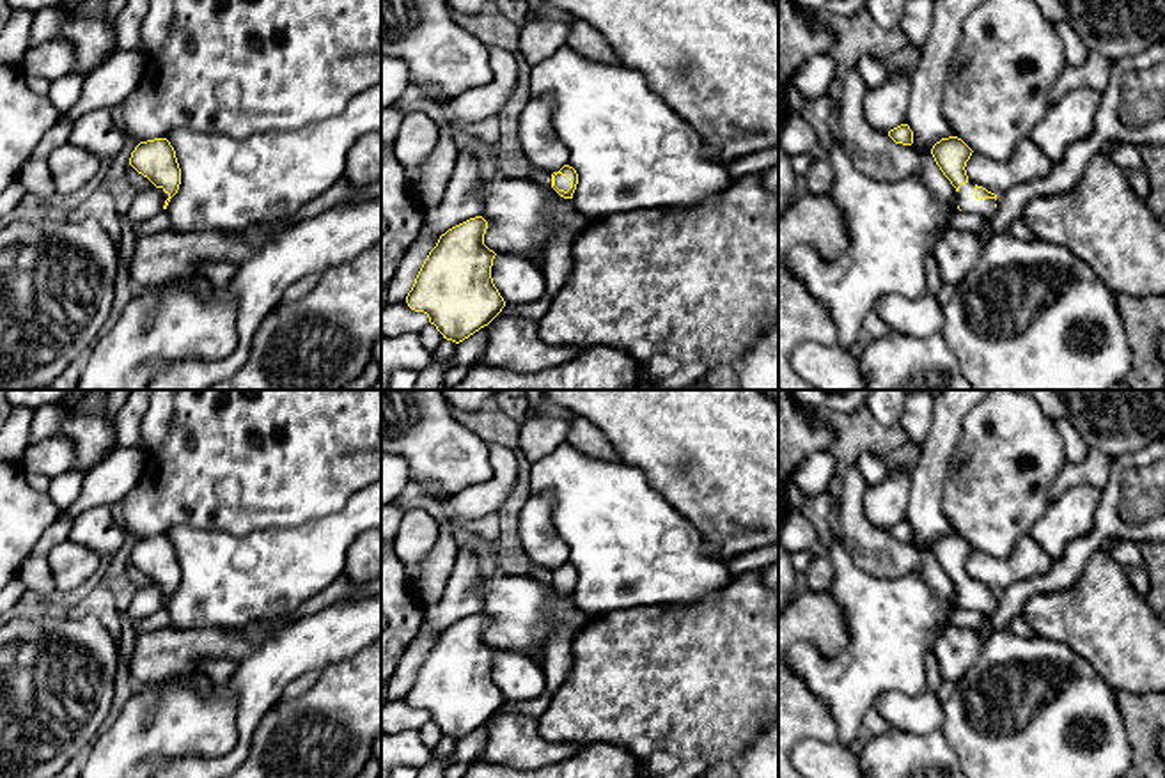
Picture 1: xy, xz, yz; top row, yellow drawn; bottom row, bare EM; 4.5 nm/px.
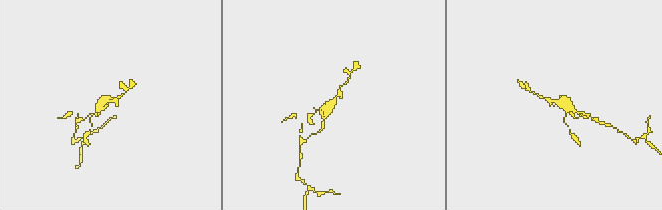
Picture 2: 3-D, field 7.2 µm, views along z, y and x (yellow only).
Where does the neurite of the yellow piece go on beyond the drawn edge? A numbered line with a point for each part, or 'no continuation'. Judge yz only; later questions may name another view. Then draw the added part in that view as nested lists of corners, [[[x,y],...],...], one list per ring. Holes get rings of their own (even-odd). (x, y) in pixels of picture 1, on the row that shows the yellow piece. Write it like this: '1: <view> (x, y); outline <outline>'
1: yz (967, 201); outline [[[972,181],[959,186],[958,206],[961,211],[975,213],[975,214],[986,218],[988,222],[991,222],[997,214],[995,204],[997,204],[995,198],[979,200],[975,197],[975,184]]]

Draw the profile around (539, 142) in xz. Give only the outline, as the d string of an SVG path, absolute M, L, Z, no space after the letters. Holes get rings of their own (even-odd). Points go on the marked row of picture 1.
M530 96L520 117L520 144L528 163L546 174L567 165L569 151L553 128L553 108L548 96Z

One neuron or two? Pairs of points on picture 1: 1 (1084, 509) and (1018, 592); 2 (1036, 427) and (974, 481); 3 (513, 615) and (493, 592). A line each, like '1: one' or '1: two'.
1: two
2: one
3: one

